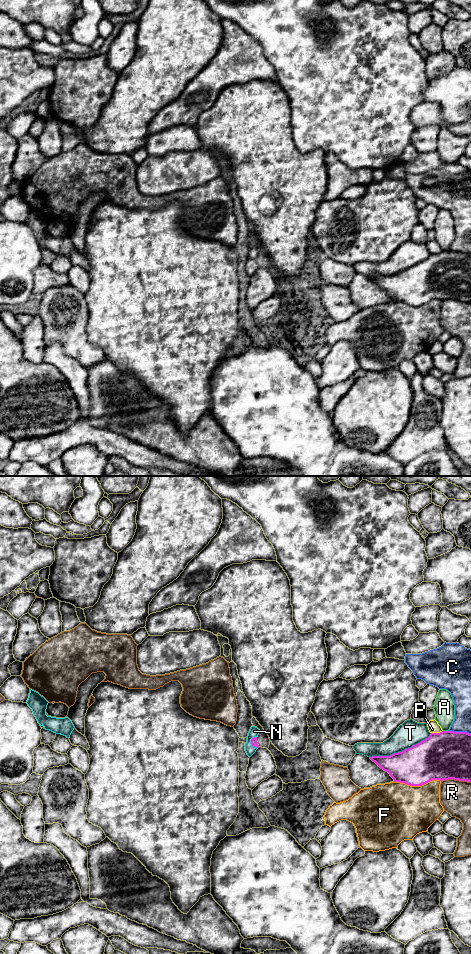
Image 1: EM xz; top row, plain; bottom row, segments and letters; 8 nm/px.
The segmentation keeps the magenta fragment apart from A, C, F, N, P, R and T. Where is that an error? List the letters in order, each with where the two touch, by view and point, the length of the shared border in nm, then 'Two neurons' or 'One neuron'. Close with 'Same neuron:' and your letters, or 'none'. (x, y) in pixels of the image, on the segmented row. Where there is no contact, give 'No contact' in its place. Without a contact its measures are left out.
A: Touches magenta at xz (446, 731). Shared border 50 nm. Two neurons
C: Touches magenta at xz (460, 732). Shared border 180 nm. Two neurons
F: Touches magenta at xz (417, 785). Shared border 360 nm. Two neurons
N: Touches magenta at xz (251, 743). Shared border 110 nm. One neuron
P: Touches magenta at xz (436, 733). Shared border 100 nm. Two neurons
R: Touches magenta at xz (456, 779). Shared border 240 nm. Two neurons
T: Touches magenta at xz (400, 752). Shared border 550 nm. Two neurons
Same neuron: N

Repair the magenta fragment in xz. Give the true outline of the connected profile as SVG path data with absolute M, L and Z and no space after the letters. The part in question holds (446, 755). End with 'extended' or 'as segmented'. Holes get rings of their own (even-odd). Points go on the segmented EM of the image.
M454 731L431 733L425 740L402 752L390 756L372 756L370 759L388 772L395 782L410 786L422 786L432 780L471 782L471 734Z; as segmented

